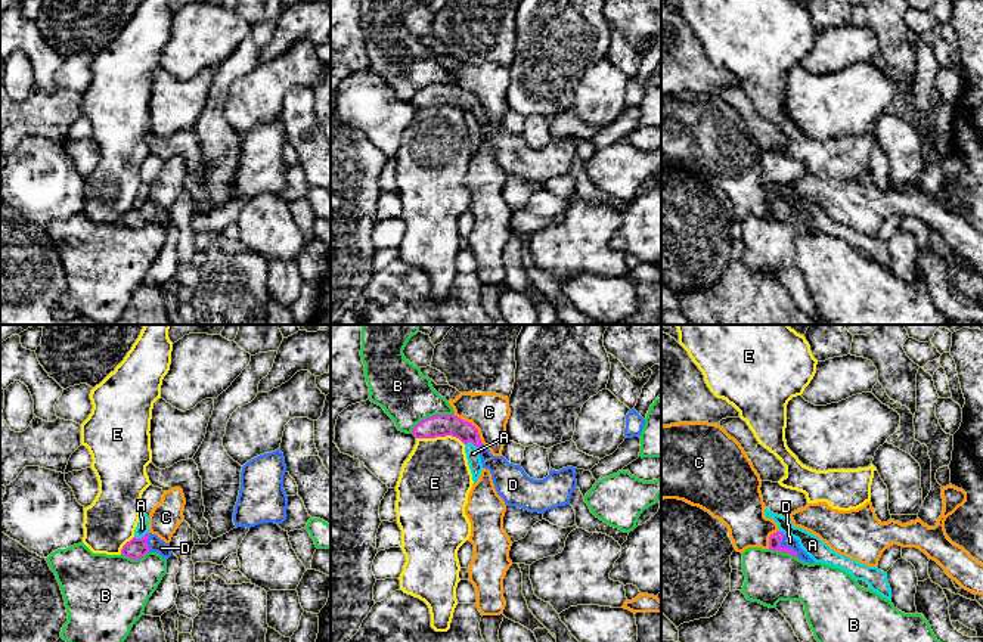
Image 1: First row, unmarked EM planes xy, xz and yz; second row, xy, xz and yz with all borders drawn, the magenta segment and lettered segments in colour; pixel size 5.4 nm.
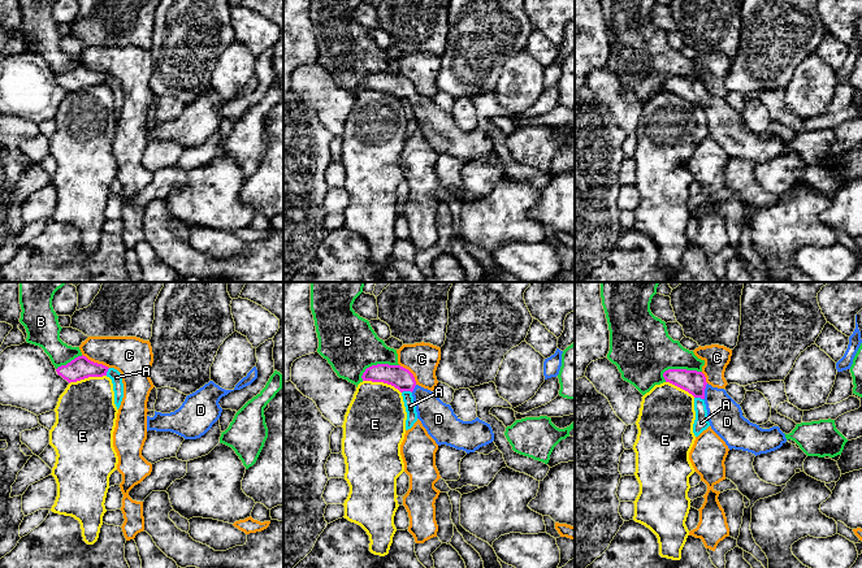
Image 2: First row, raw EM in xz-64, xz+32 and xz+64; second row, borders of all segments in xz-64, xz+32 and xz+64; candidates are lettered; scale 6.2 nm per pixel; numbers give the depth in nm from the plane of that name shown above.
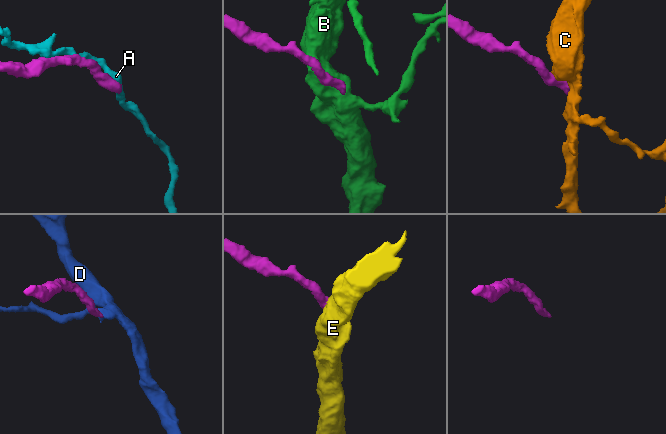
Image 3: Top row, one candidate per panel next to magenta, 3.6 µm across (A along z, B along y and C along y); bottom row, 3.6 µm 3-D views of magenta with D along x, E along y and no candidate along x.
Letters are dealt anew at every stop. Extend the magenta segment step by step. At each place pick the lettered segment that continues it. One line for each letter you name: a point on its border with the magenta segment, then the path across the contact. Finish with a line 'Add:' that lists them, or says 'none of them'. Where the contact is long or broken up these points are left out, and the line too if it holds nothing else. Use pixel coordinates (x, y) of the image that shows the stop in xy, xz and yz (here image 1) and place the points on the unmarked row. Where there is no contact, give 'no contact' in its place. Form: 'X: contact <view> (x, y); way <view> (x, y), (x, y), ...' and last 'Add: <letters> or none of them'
D: contact yz (785, 217); way yz (775, 208), (785, 217), (790, 211)
Add: D

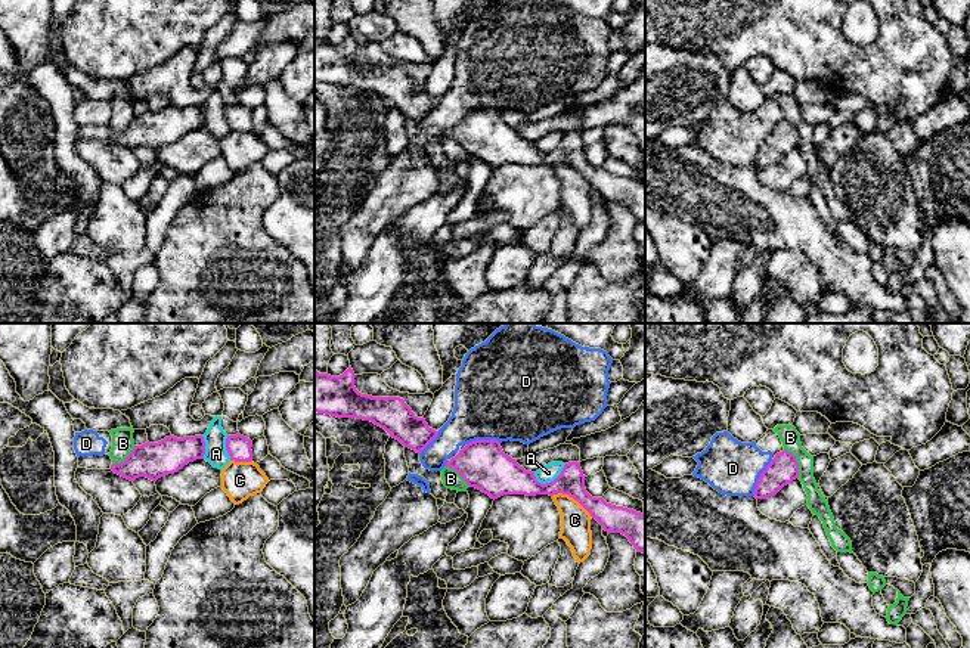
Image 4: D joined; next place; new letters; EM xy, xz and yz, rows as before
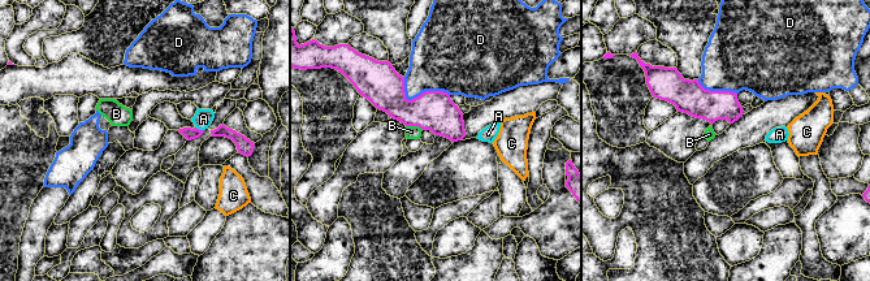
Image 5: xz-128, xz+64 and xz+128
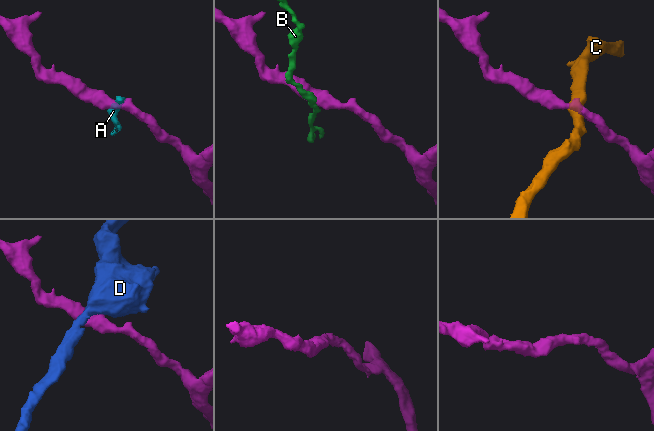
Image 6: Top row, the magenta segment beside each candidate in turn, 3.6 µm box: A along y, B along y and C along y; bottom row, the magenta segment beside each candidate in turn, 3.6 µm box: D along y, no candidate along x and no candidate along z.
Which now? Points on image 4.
Add: none of them

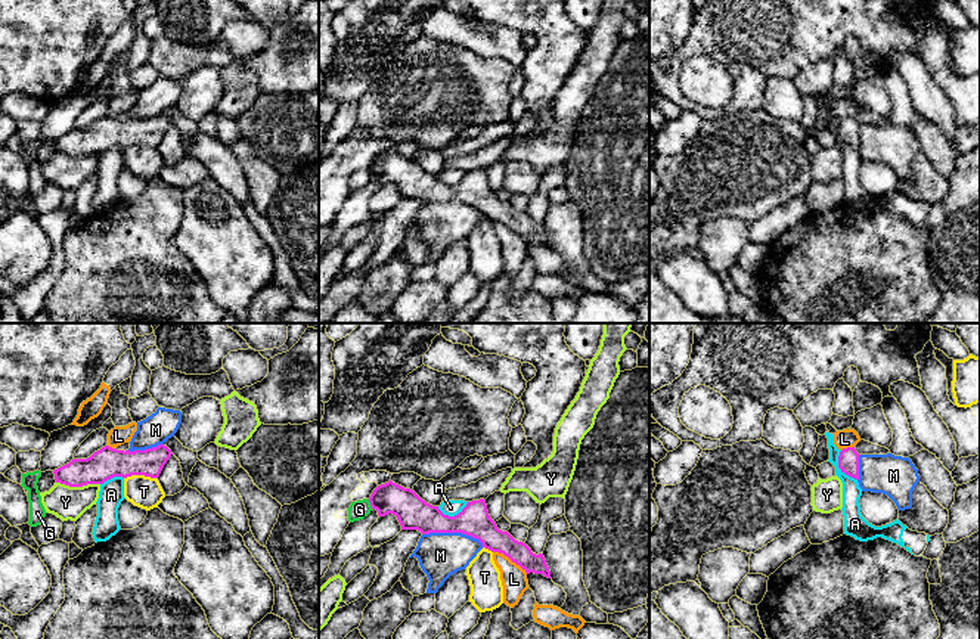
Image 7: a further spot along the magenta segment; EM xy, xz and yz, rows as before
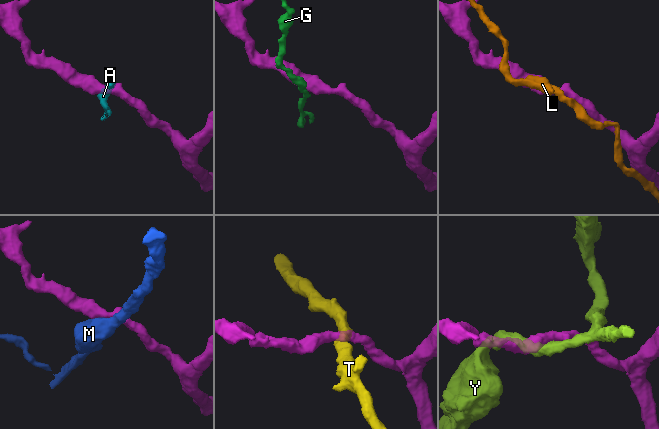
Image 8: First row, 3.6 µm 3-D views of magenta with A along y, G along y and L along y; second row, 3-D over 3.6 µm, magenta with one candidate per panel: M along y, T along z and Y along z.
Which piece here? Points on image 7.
Add: none of them

